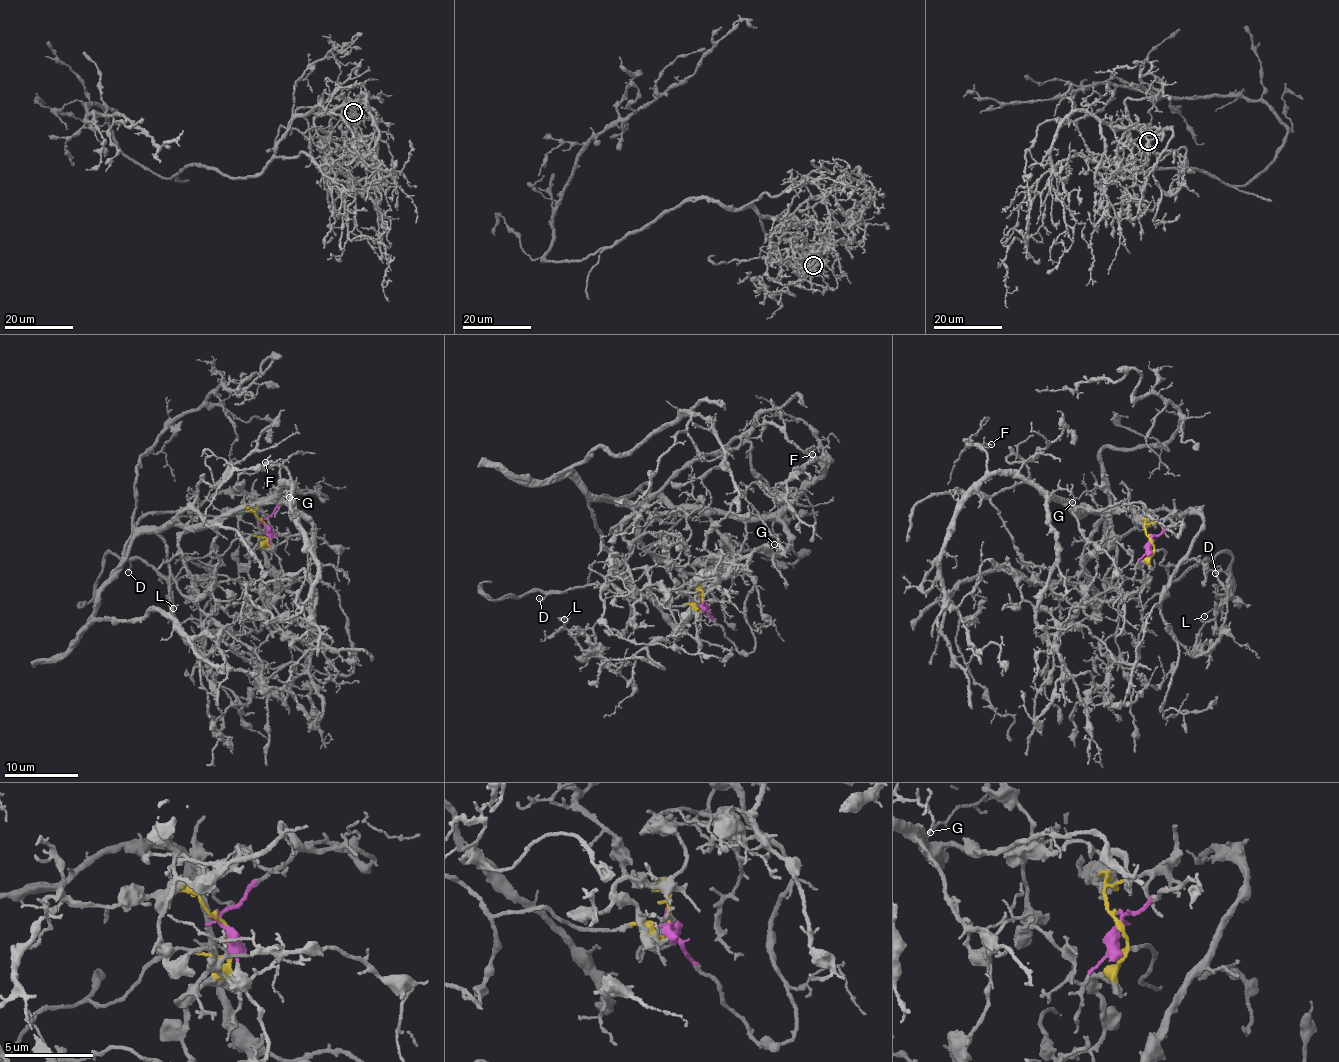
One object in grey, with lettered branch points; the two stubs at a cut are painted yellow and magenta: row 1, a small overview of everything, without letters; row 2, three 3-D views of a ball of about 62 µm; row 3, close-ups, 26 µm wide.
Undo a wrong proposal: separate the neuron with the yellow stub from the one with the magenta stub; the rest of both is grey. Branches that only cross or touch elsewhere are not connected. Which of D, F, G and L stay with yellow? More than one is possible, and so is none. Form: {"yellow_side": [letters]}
{"yellow_side": ["D", "L"]}

